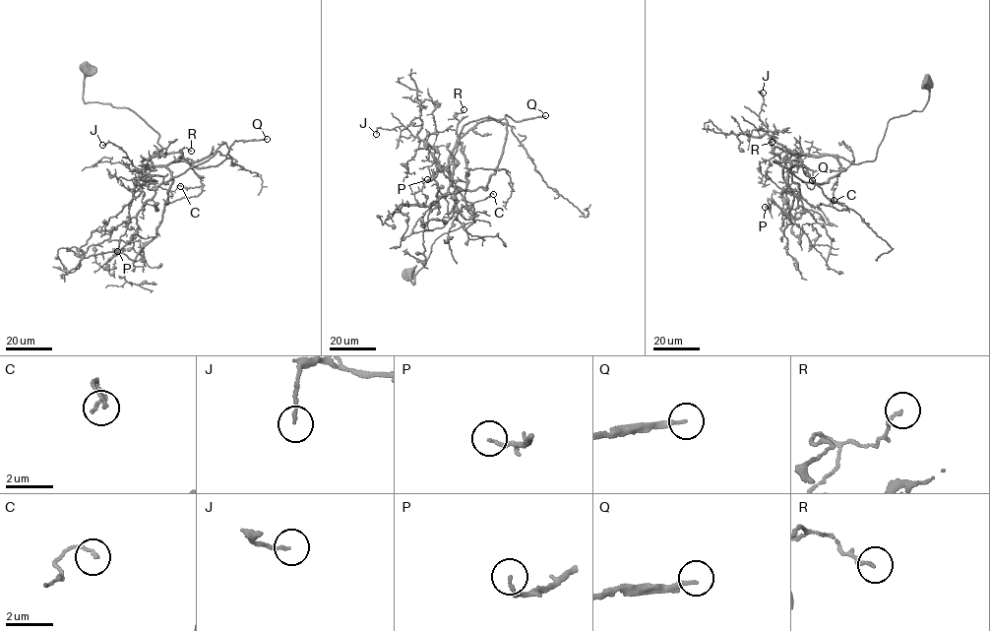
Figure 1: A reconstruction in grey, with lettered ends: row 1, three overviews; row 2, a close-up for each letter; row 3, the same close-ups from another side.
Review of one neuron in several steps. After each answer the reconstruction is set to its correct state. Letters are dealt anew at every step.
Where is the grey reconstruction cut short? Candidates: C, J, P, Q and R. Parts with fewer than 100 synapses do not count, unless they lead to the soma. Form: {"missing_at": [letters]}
{"missing_at": ["Q"]}

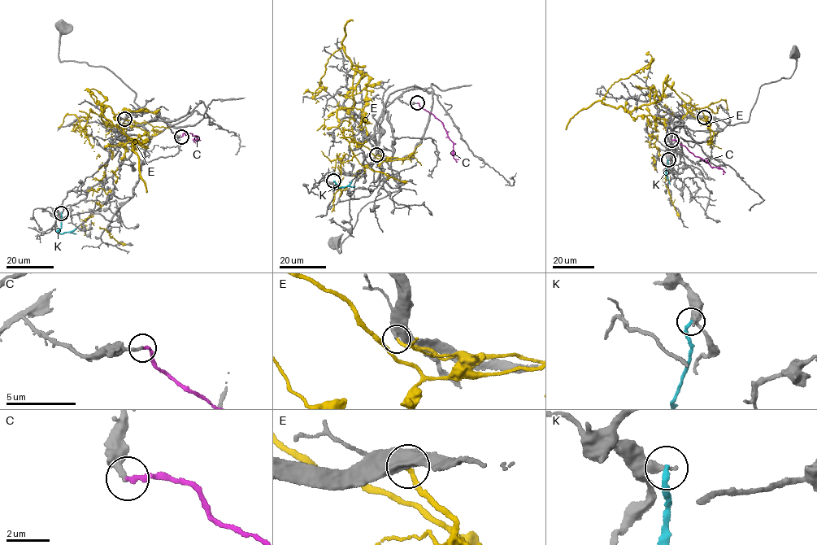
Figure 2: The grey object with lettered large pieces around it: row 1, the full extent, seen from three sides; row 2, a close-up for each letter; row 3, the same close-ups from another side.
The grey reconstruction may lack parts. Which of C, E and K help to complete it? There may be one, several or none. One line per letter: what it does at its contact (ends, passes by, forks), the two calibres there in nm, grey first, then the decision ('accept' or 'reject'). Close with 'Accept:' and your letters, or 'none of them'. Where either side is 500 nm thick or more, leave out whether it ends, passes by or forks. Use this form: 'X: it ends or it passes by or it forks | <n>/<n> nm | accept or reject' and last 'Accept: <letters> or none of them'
C: it ends | 180/190 nm | accept
E: it ends | 400/200 nm | reject
K: it ends | 320/240 nm | reject
Accept: C

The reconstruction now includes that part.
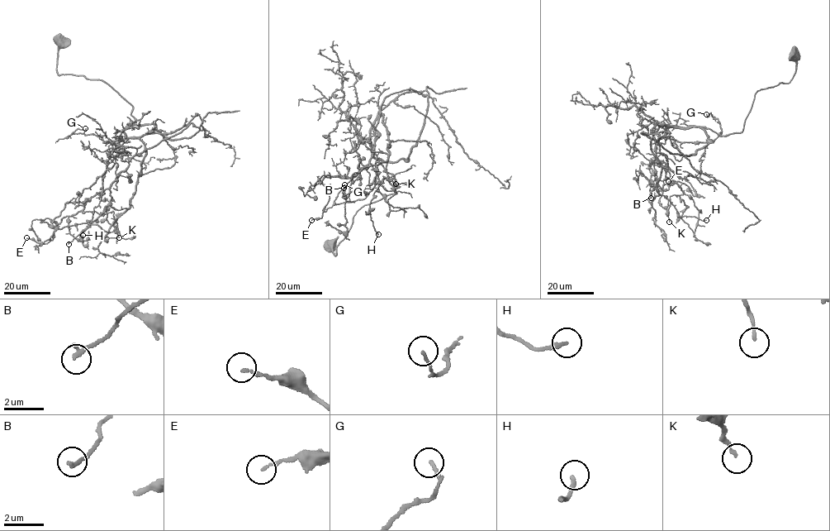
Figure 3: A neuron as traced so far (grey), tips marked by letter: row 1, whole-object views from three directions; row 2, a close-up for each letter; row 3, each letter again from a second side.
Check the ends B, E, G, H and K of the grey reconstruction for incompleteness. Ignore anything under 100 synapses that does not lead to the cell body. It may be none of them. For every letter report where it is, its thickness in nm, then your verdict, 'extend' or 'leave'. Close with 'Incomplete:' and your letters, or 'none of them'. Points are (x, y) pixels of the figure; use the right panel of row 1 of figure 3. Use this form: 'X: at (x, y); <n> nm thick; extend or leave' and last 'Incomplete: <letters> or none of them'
B: at (651, 198); 200 nm thick; leave
E: at (668, 181); 140 nm thick; leave
G: at (706, 114); 130 nm thick; leave
H: at (706, 220); 200 nm thick; leave
K: at (669, 222); 140 nm thick; leave
Incomplete: none of them

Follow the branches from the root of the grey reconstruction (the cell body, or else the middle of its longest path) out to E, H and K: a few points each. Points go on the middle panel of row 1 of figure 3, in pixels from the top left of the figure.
E: (330, 244), (396, 193), (368, 140), (357, 174), (324, 177), (311, 220)
H: (330, 244), (335, 256), (358, 209), (396, 193), (361, 140), (373, 136), (380, 183), (367, 214), (378, 234)
K: (330, 244), (335, 256), (358, 209), (396, 193), (361, 138), (376, 137), (377, 190), (382, 176), (396, 184)

